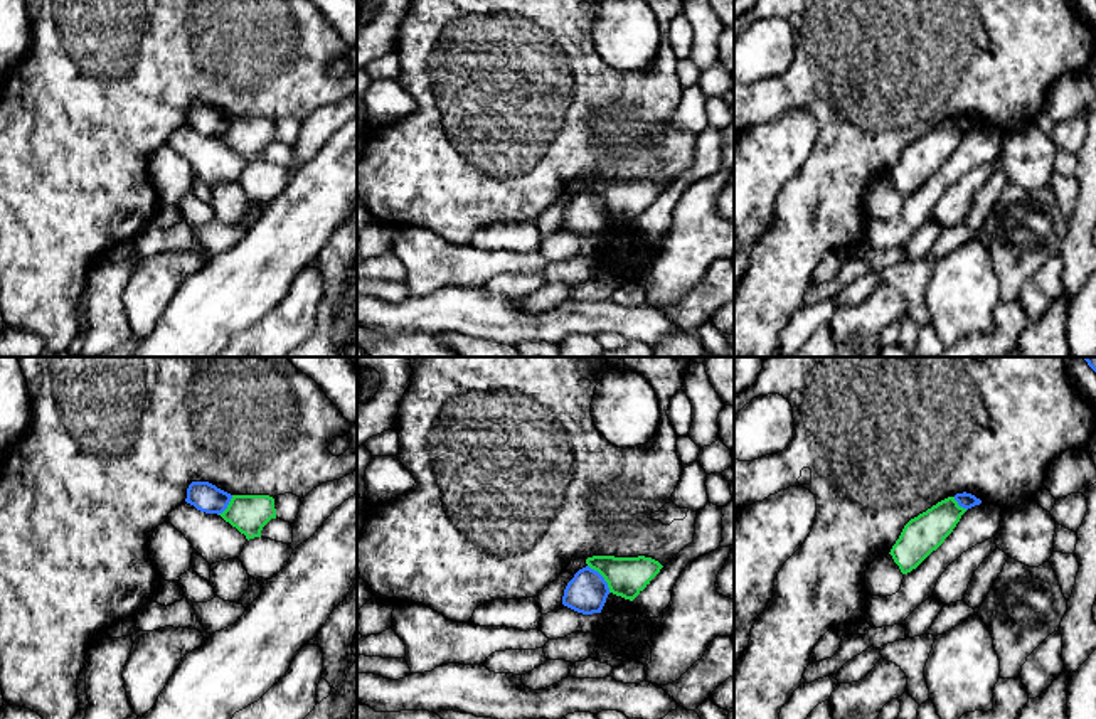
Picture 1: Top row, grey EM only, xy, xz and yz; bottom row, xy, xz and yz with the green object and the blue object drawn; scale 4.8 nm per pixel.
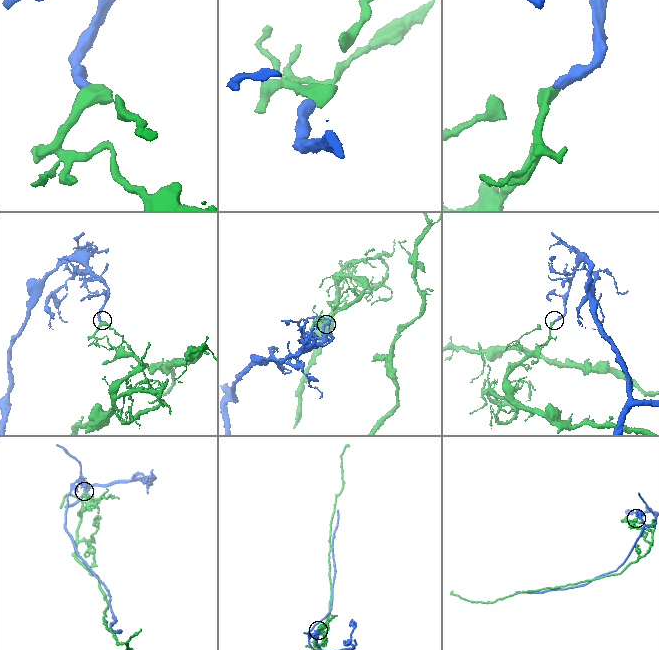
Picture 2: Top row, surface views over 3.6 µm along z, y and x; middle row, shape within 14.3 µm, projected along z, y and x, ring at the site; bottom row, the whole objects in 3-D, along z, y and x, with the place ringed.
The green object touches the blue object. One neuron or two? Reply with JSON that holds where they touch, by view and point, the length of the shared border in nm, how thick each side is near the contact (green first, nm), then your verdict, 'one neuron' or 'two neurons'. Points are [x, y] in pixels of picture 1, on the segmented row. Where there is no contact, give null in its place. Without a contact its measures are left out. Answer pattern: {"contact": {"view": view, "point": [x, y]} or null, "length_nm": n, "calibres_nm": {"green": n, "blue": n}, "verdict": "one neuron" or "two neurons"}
{"contact": {"view": "xz", "point": [603, 576]}, "length_nm": 170, "calibres_nm": {"green": 190, "blue": 200}, "verdict": "two neurons"}

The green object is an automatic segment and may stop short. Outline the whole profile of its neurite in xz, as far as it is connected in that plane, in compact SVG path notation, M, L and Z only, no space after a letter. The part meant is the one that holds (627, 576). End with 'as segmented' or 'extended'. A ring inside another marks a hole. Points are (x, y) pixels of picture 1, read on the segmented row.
M593 556L586 559L586 564L604 578L609 593L630 601L633 601L663 567L658 561L645 556Z; as segmented

